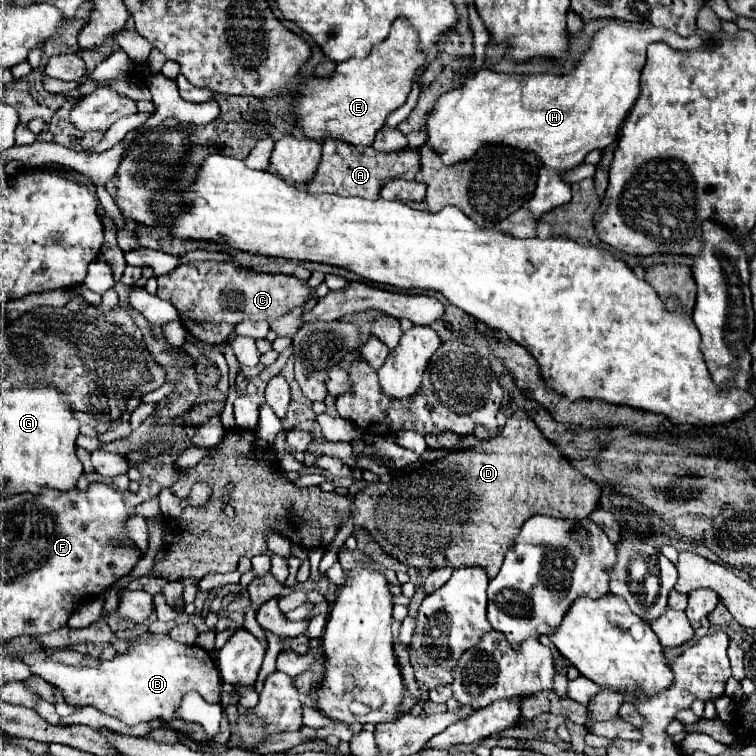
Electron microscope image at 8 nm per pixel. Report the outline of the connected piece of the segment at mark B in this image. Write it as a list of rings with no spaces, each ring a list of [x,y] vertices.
[[[143,633],[133,639],[127,653],[117,653],[111,661],[79,651],[59,649],[51,653],[33,653],[33,661],[29,661],[29,665],[33,665],[35,675],[59,687],[71,706],[95,707],[121,719],[129,727],[143,721],[163,721],[175,731],[187,729],[189,737],[199,743],[208,741],[201,725],[189,724],[175,717],[181,699],[189,691],[201,693],[201,697],[209,703],[219,703],[221,697],[221,677],[211,655],[197,645],[177,643],[168,634]]]

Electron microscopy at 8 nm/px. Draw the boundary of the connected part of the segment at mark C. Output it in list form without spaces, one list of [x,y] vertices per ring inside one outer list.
[[[195,261],[189,265],[179,265],[167,275],[157,277],[157,285],[157,297],[175,305],[185,329],[191,331],[199,341],[211,345],[225,343],[235,325],[243,319],[271,323],[311,297],[307,283],[301,283],[295,277],[251,273],[235,263],[219,261]]]

